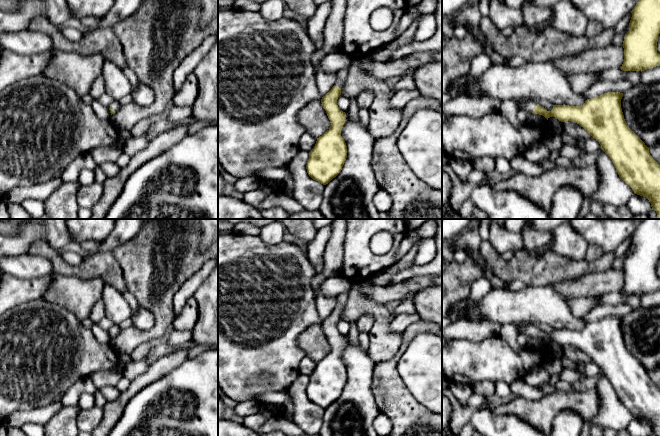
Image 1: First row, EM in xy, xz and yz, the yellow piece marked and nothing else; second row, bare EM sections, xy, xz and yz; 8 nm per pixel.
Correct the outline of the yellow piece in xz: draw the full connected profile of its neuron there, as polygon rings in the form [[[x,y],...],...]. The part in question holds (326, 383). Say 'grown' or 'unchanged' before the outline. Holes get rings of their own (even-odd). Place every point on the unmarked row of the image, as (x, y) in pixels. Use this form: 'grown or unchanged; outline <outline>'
grown; outline [[[348,292],[337,296],[335,309],[321,323],[331,350],[317,362],[314,372],[309,376],[306,389],[308,399],[323,409],[328,408],[341,396],[347,382],[347,370],[341,360],[346,337],[337,329],[337,323],[341,319],[341,312],[347,299]]]

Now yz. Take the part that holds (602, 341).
grown; outline [[[608,316],[587,323],[581,330],[553,329],[551,335],[530,325],[520,327],[519,334],[540,338],[547,344],[555,341],[561,346],[572,345],[579,348],[599,366],[601,373],[612,384],[619,401],[635,418],[646,421],[651,427],[652,434],[660,436],[660,389],[652,382],[645,367],[628,351],[621,332],[622,321],[623,317]]]

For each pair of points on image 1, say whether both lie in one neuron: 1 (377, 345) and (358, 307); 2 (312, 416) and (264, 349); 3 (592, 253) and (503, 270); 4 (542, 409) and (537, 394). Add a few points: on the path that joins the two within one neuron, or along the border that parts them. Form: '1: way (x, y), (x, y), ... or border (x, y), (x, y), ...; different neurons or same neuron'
1: way (379, 333), (379, 317), (370, 308); same neuron
2: border (300, 374), (286, 389); different neurons
3: border (603, 253), (591, 261), (584, 259); different neurons
4: border (546, 394), (537, 400), (516, 397); different neurons

